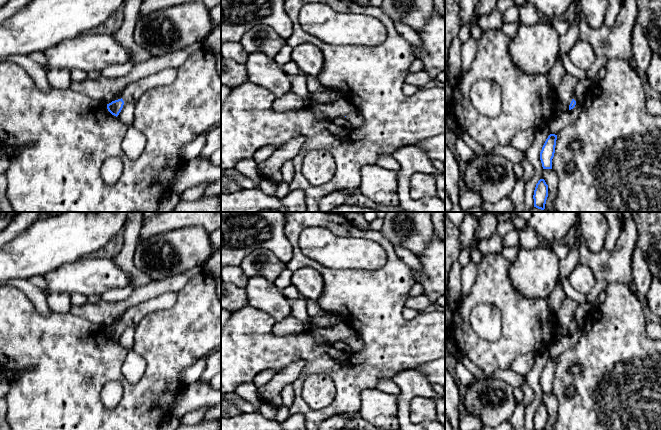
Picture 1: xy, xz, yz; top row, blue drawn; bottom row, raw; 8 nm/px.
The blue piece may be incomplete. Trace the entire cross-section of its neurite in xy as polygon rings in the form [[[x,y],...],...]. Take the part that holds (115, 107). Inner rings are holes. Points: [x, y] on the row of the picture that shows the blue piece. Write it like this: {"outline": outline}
{"outline": [[[167,68],[148,77],[130,83],[123,91],[122,98],[107,104],[108,111],[118,116],[125,103],[135,104],[139,98],[148,90],[172,83],[177,74],[176,68]]]}

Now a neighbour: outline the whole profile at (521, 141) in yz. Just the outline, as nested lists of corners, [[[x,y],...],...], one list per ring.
[[[528,129],[516,134],[509,143],[509,146],[525,153],[534,140],[535,131]]]

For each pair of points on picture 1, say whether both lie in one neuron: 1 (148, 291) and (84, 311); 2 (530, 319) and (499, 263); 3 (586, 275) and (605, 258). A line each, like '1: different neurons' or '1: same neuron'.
1: same neuron
2: same neuron
3: different neurons

